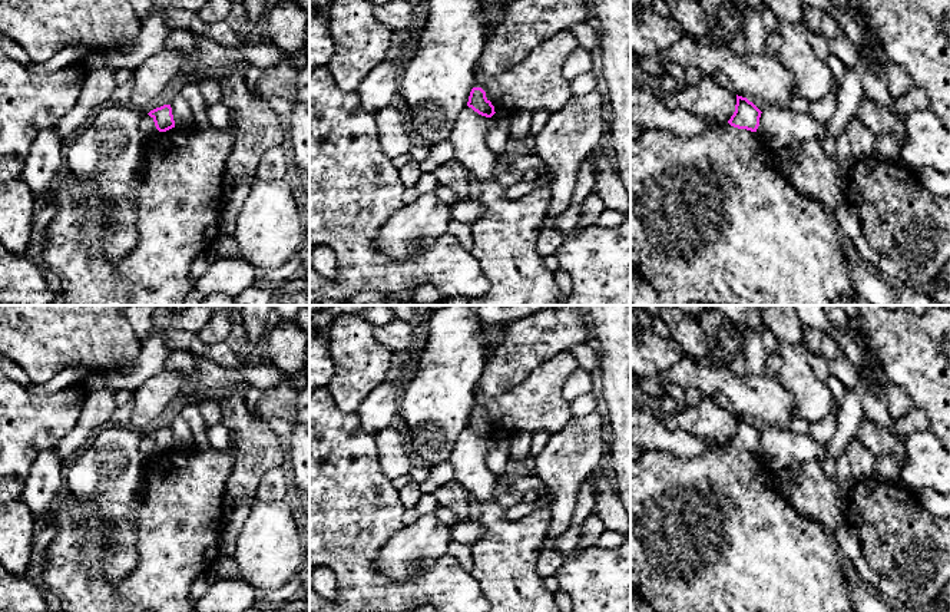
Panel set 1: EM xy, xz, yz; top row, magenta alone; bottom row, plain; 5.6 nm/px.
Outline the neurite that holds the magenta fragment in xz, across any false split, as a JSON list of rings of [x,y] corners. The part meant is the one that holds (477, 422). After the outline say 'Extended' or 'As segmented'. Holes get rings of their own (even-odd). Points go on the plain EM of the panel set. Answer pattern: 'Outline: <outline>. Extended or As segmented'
Outline: [[[473,408],[469,417],[467,427],[471,429],[481,437],[491,439],[494,433],[494,427],[486,419],[486,413],[481,408]]]. As segmented

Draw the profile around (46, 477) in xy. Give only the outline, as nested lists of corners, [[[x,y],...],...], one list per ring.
[[[56,449],[43,450],[34,460],[20,499],[34,519],[47,519],[64,492],[64,464]]]

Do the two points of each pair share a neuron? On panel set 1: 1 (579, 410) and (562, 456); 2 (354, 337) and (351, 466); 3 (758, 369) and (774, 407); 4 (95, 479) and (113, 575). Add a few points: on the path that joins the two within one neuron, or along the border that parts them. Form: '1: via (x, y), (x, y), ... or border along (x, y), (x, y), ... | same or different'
1: border along (595, 410), (573, 416) | different
2: border along (328, 389), (340, 409), (354, 413) | different
3: border along (747, 371), (765, 374) | different
4: via (116, 503), (122, 515), (122, 551) | same

